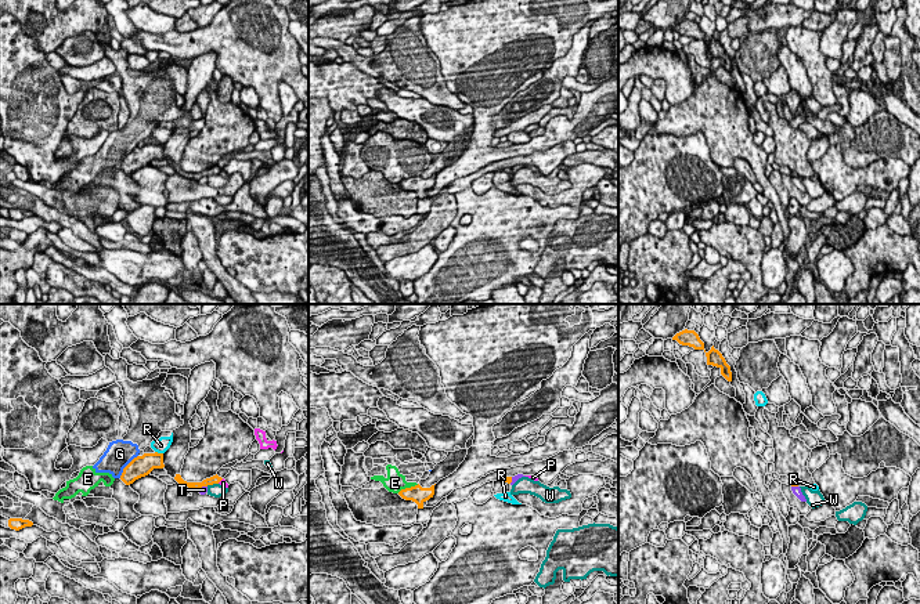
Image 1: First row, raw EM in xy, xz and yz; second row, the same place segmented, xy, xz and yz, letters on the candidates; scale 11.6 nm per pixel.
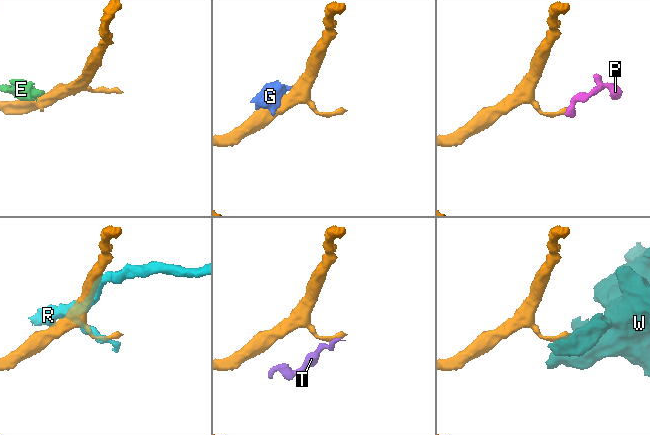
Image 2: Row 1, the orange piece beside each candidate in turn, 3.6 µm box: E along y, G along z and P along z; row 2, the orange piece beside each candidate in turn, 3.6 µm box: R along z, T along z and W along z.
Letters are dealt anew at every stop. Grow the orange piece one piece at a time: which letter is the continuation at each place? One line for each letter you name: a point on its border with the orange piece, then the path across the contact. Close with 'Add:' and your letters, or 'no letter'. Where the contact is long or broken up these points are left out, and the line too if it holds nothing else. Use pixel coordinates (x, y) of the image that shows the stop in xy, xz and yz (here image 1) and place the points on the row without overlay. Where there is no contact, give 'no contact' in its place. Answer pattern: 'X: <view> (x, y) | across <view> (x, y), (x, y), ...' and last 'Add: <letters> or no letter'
Add: no letter

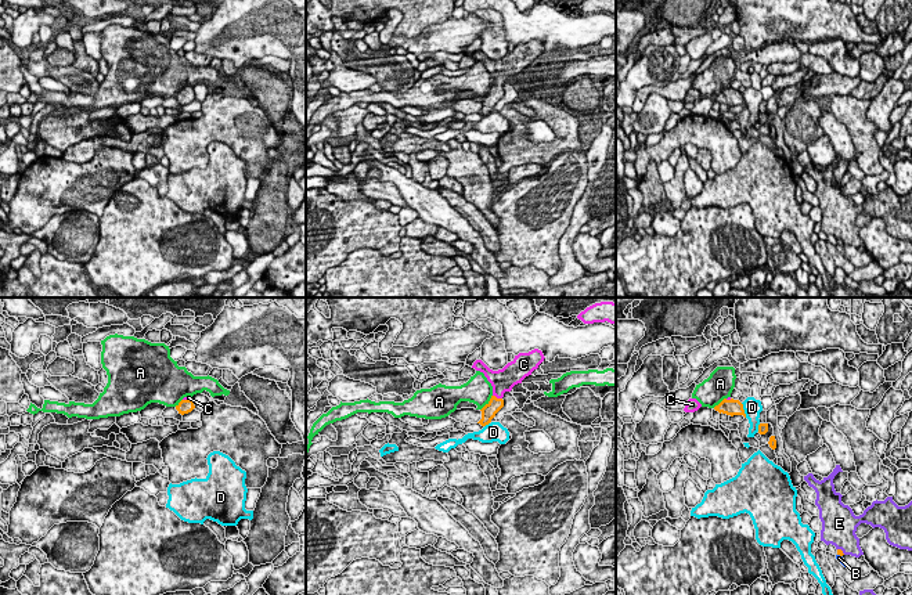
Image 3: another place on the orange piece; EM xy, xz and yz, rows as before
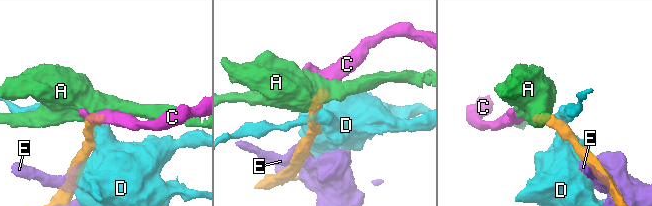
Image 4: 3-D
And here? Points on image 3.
C: xz (496, 87) | across xz (489, 101), (494, 96), (496, 87), (504, 69)
Add: C

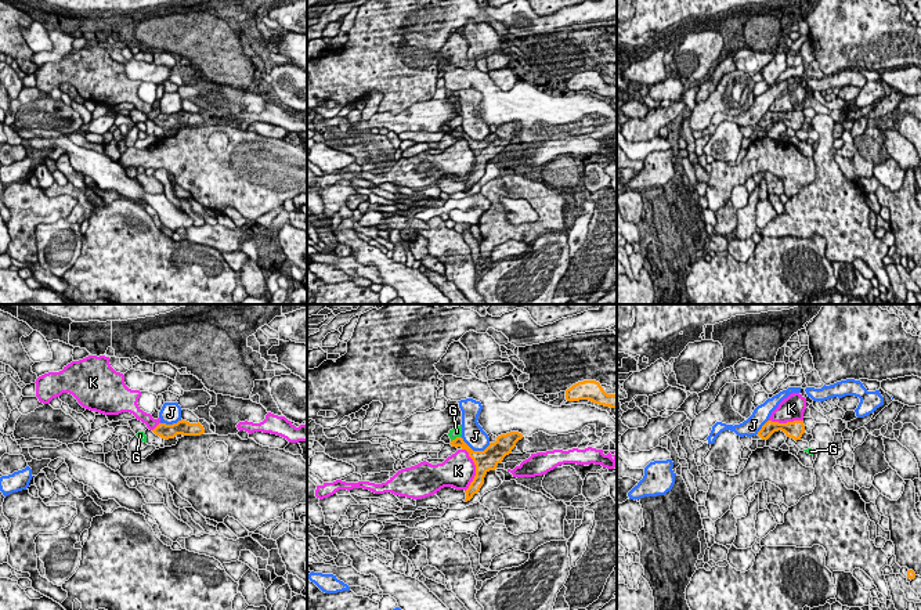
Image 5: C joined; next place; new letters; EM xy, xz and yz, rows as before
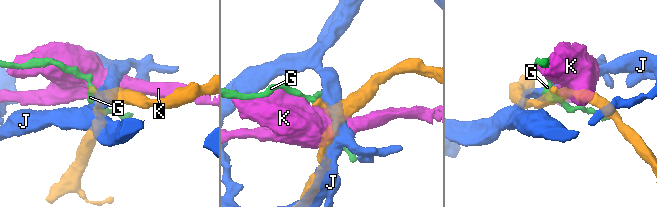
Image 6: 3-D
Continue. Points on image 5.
Add: no letter

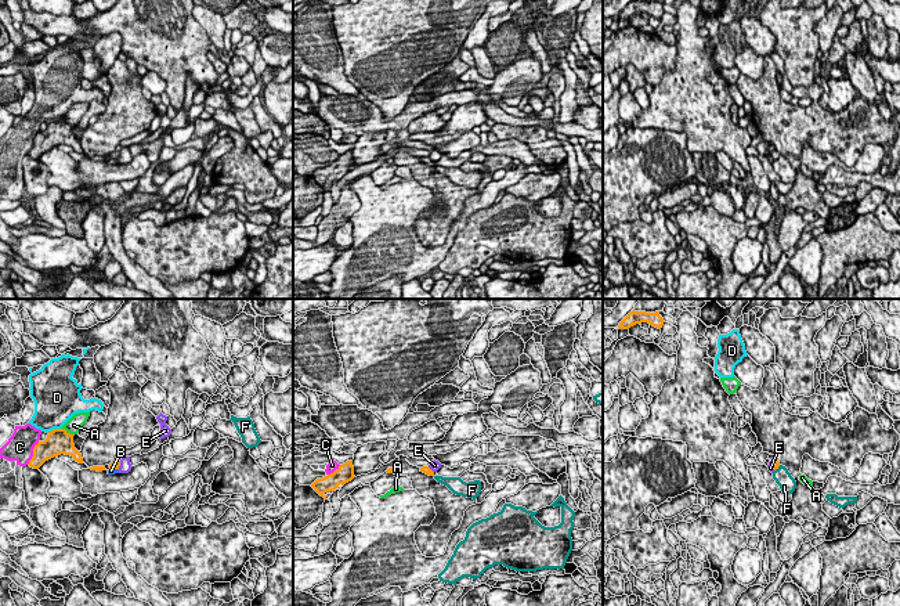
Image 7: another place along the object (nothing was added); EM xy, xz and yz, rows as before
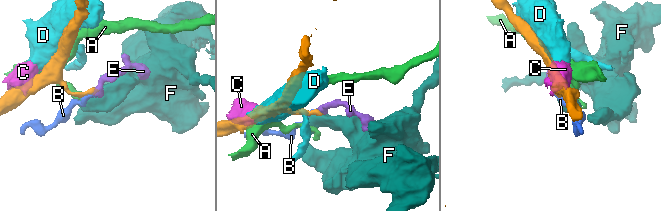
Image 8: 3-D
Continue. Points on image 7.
Add: no letter

